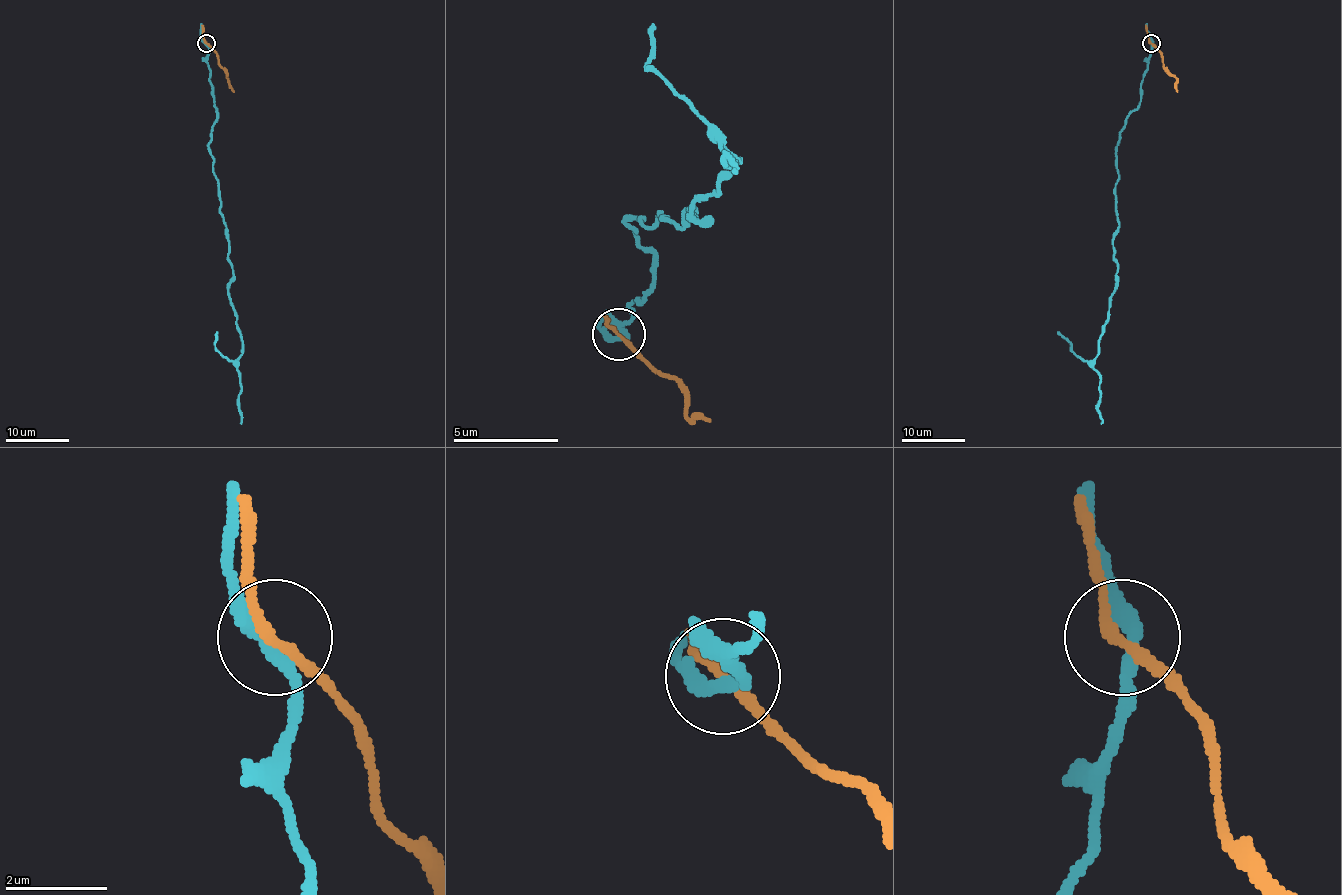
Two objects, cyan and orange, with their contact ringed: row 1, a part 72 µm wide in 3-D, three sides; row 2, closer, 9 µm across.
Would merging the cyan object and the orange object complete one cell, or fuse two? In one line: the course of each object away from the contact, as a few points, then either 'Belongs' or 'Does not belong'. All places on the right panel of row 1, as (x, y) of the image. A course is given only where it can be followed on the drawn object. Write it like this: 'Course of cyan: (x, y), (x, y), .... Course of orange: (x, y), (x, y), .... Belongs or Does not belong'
Course of cyan: (1151, 43), (1138, 106), (1116, 144), (1118, 266), (1093, 366), (1100, 379), (1100, 423). Course of orange: (1151, 43), (1159, 51), (1162, 65), (1177, 79), (1177, 92). Does not belong

